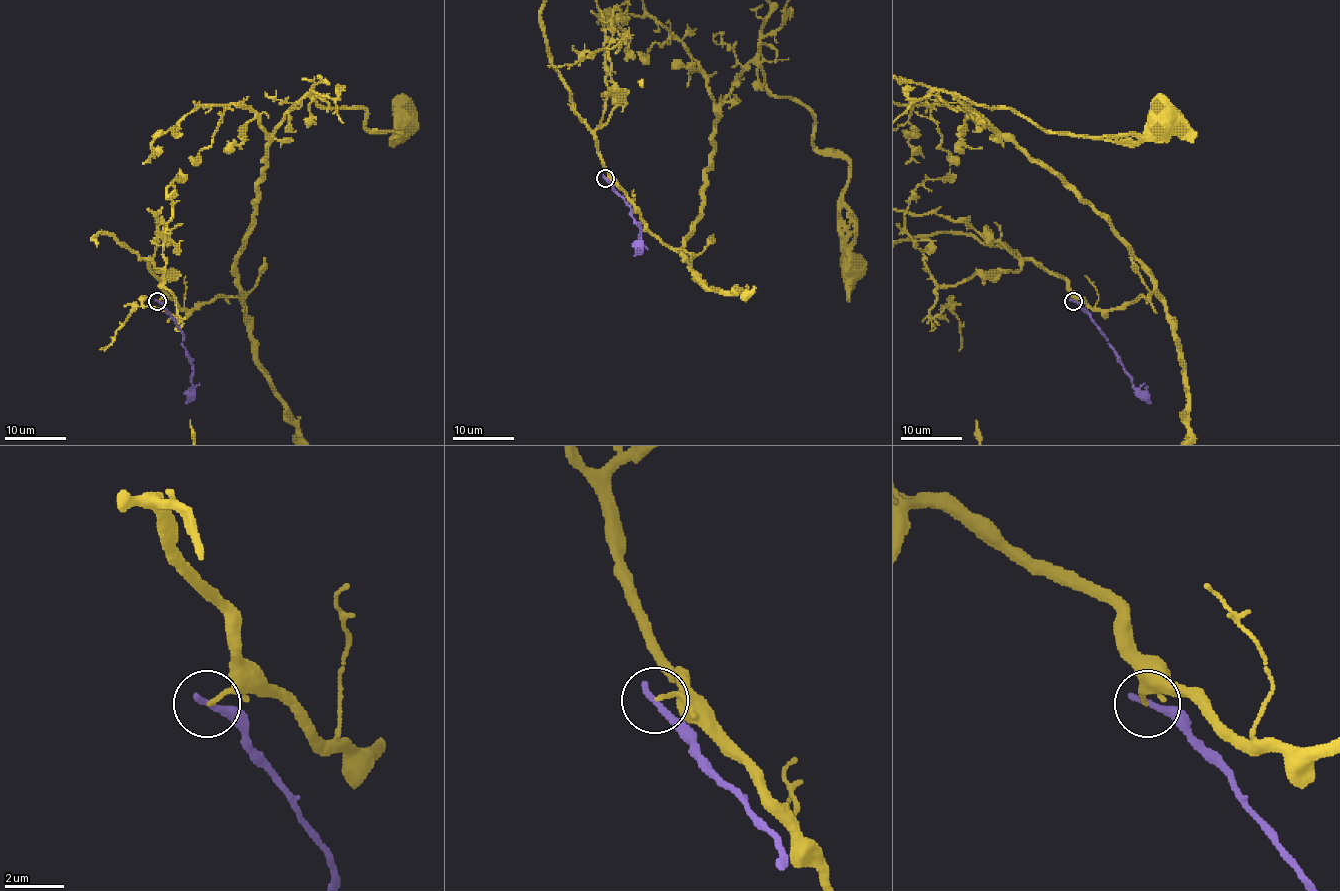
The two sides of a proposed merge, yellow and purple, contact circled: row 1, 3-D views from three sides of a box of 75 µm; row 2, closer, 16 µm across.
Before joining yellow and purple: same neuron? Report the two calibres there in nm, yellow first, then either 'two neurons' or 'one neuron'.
120 nm thick on the yellow side, 260 nm on the other; two neurons

